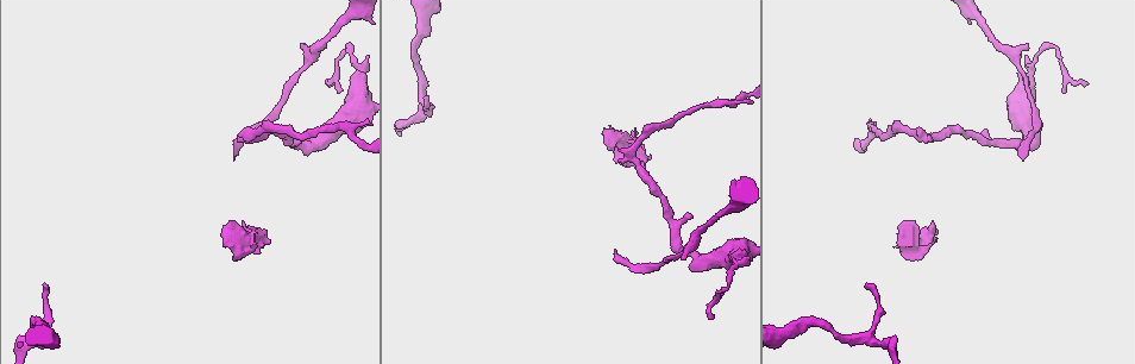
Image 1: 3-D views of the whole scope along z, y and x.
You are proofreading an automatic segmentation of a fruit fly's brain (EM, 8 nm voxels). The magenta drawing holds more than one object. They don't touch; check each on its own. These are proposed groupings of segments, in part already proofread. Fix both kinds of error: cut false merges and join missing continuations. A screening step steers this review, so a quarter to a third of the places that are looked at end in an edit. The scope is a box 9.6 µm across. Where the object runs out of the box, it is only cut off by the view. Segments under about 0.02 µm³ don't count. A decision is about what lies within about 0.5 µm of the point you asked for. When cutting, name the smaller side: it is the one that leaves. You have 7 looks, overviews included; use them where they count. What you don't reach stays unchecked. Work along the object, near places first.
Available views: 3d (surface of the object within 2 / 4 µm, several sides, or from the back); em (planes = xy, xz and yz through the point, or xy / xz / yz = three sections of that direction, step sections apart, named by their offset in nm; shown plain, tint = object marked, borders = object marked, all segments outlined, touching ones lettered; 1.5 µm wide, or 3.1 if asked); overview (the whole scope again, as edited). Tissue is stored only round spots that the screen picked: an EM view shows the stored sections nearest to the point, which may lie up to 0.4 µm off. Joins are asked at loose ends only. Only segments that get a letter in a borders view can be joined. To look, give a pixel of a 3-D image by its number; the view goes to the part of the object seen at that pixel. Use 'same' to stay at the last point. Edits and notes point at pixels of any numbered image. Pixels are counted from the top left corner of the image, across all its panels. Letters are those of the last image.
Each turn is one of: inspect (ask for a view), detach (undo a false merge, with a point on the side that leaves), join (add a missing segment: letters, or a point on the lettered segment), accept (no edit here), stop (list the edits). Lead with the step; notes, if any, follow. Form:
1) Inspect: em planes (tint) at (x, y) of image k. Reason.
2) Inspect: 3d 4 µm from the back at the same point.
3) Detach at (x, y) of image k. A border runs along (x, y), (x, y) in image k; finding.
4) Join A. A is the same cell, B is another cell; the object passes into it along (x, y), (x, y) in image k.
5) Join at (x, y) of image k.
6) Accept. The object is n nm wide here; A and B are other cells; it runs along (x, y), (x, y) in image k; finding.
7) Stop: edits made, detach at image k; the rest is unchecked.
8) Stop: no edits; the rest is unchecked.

Inspect: 3d 4 µm at (706, 258) of image 1. Sudden change in width.

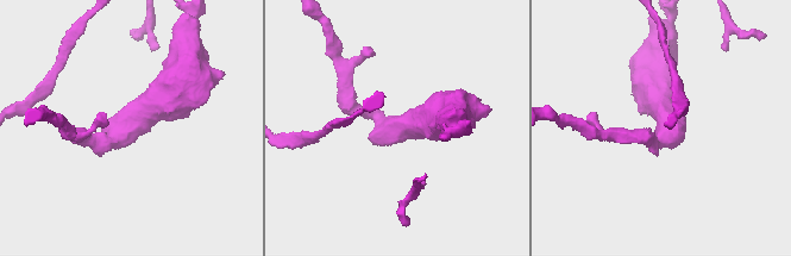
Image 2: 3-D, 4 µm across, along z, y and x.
Inspect: em planes (plain) at (132, 122) of image 2. The arms are 200, 650 nm wide.

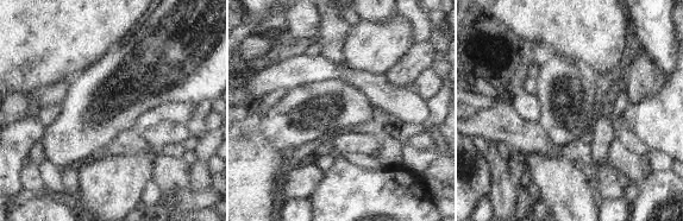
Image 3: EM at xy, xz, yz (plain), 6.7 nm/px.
Inspect: em planes (borders) at the same point.

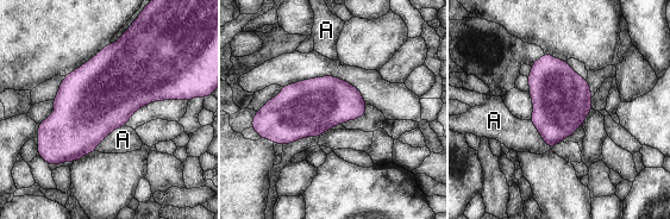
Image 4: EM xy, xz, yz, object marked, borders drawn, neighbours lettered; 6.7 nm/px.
Accept. A is another cell; a border runs along (125, 124), (112, 130), (94, 150) in image 4; continuous, no second neuron.

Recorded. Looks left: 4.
Inspect: 3d 2 µm at (682, 260) of image 1. An open end.

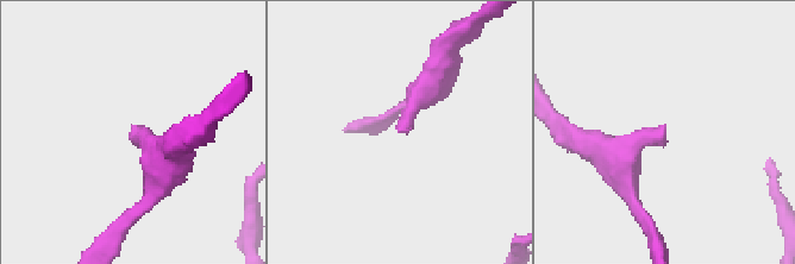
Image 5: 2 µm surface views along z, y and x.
Inspect: em planes (borders) at (131, 126) of image 5.

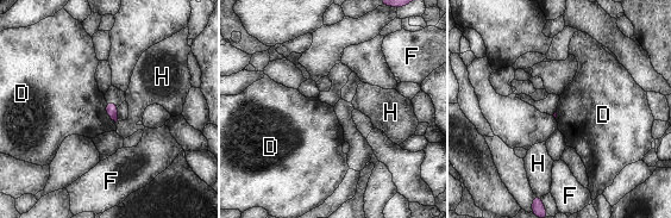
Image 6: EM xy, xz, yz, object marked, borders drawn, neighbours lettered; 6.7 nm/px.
Accept. The longest contact is with D, 160 nm; D, F and H are other cells; a border runs along (105, 101), (105, 112), (115, 122) in image 6; none of them fits.

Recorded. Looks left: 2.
Stop: no edits; the rest is unchecked.

